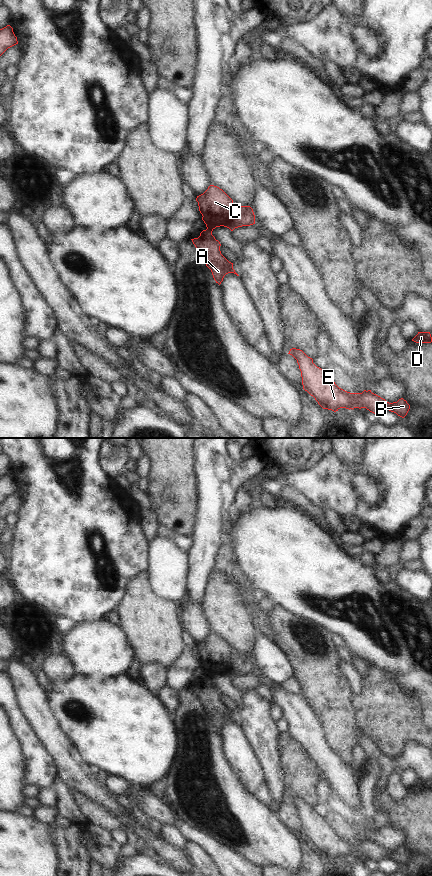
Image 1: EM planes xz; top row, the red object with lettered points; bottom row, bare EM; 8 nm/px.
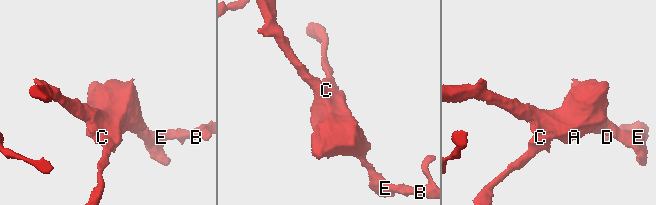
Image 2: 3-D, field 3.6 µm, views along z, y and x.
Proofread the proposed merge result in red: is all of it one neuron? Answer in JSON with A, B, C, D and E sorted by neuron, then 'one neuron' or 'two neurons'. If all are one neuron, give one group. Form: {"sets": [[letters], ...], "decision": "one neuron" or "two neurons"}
{"sets": [["A", "B", "D", "E"], ["C"]], "decision": "two neurons"}

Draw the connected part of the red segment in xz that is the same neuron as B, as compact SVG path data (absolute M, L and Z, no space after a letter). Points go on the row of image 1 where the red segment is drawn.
M292 348L289 353L299 365L302 377L303 389L315 398L323 409L338 411L340 408L354 409L366 408L377 414L389 410L404 418L410 405L403 398L397 402L389 403L385 399L364 390L362 393L350 393L339 388L327 375L327 370L317 367L313 359L308 357L302 350Z

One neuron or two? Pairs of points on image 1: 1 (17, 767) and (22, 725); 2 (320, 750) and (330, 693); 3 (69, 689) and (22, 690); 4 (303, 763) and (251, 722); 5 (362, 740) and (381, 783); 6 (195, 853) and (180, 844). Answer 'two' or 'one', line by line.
1: two
2: two
3: two
4: two
5: one
6: two

